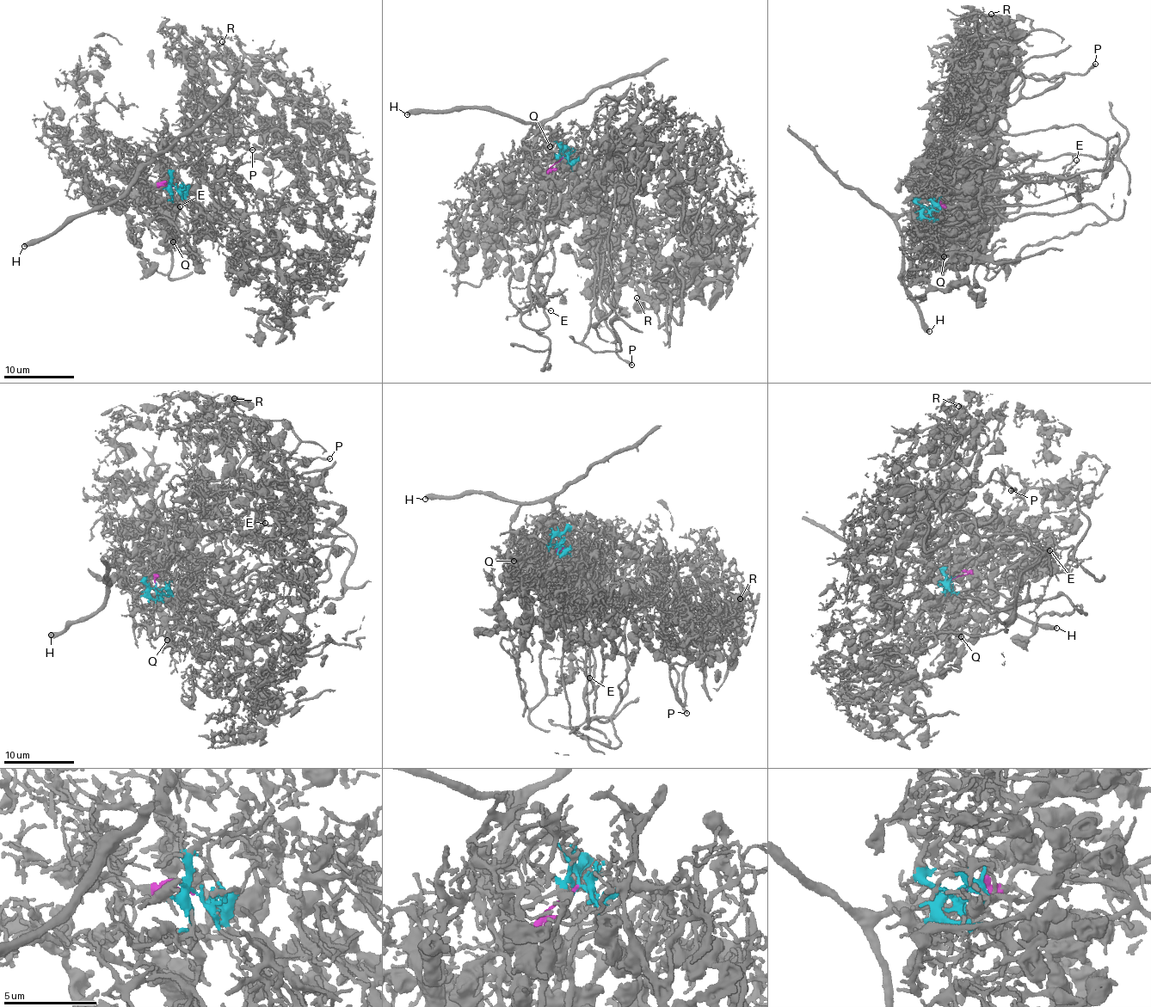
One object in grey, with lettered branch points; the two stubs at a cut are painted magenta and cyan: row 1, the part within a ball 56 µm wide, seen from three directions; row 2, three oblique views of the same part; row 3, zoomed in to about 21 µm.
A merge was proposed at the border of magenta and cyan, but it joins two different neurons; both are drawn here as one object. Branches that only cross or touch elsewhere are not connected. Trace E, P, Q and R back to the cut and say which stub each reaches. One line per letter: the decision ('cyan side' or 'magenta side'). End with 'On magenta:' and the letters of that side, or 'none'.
E: magenta side
P: cyan side
Q: cyan side
R: cyan side
On magenta: E

